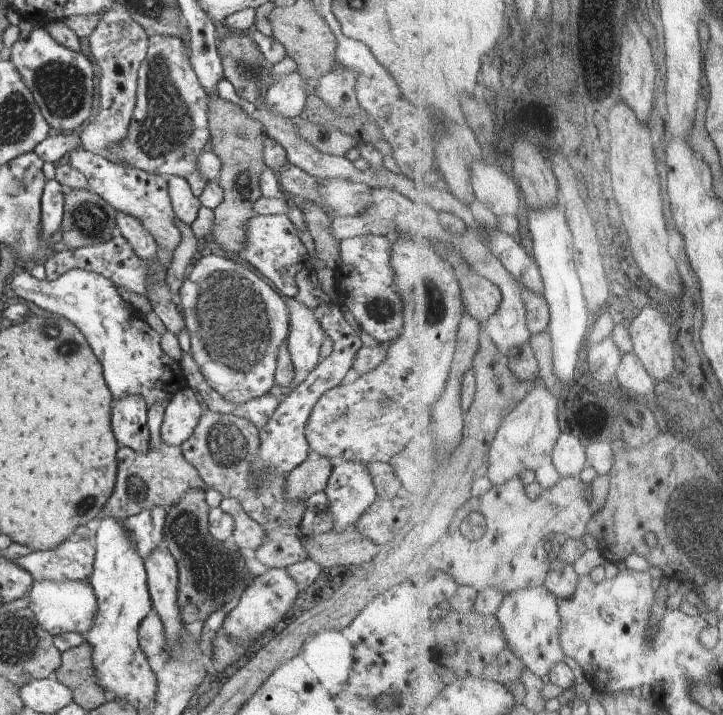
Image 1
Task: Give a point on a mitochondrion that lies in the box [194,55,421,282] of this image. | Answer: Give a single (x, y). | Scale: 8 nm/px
(243, 184)

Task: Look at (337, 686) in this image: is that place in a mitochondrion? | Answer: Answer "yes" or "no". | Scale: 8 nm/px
no

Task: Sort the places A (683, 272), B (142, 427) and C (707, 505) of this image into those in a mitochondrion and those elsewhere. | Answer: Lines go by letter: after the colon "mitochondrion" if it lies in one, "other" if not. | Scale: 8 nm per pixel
A: other
B: other
C: mitochondrion

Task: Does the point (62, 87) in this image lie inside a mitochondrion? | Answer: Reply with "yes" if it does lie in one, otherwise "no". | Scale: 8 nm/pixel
yes

